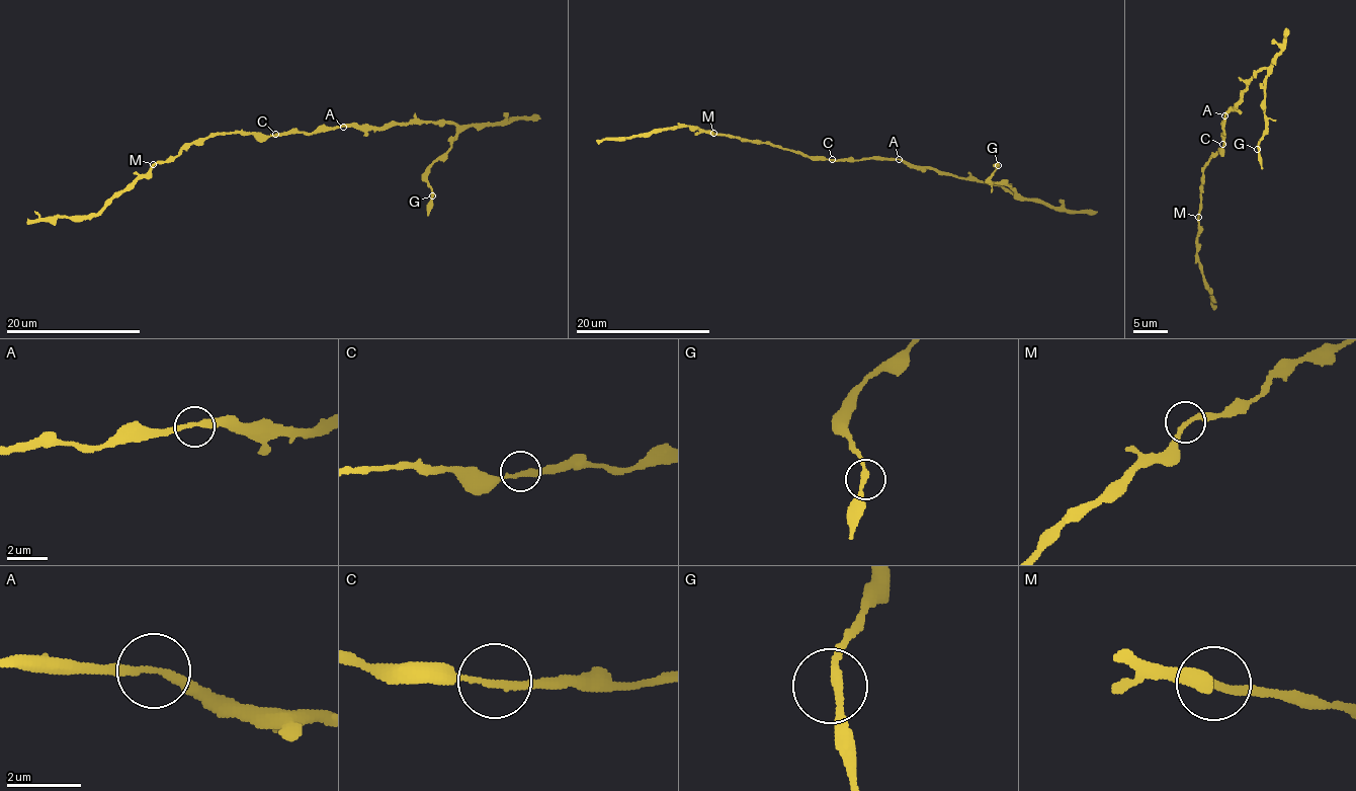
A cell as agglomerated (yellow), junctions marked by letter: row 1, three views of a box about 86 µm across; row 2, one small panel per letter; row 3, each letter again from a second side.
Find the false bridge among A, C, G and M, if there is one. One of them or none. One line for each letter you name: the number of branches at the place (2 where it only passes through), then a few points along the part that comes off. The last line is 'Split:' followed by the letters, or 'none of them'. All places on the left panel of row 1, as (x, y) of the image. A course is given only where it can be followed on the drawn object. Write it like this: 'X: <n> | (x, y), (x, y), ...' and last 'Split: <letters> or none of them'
Split: none of them

